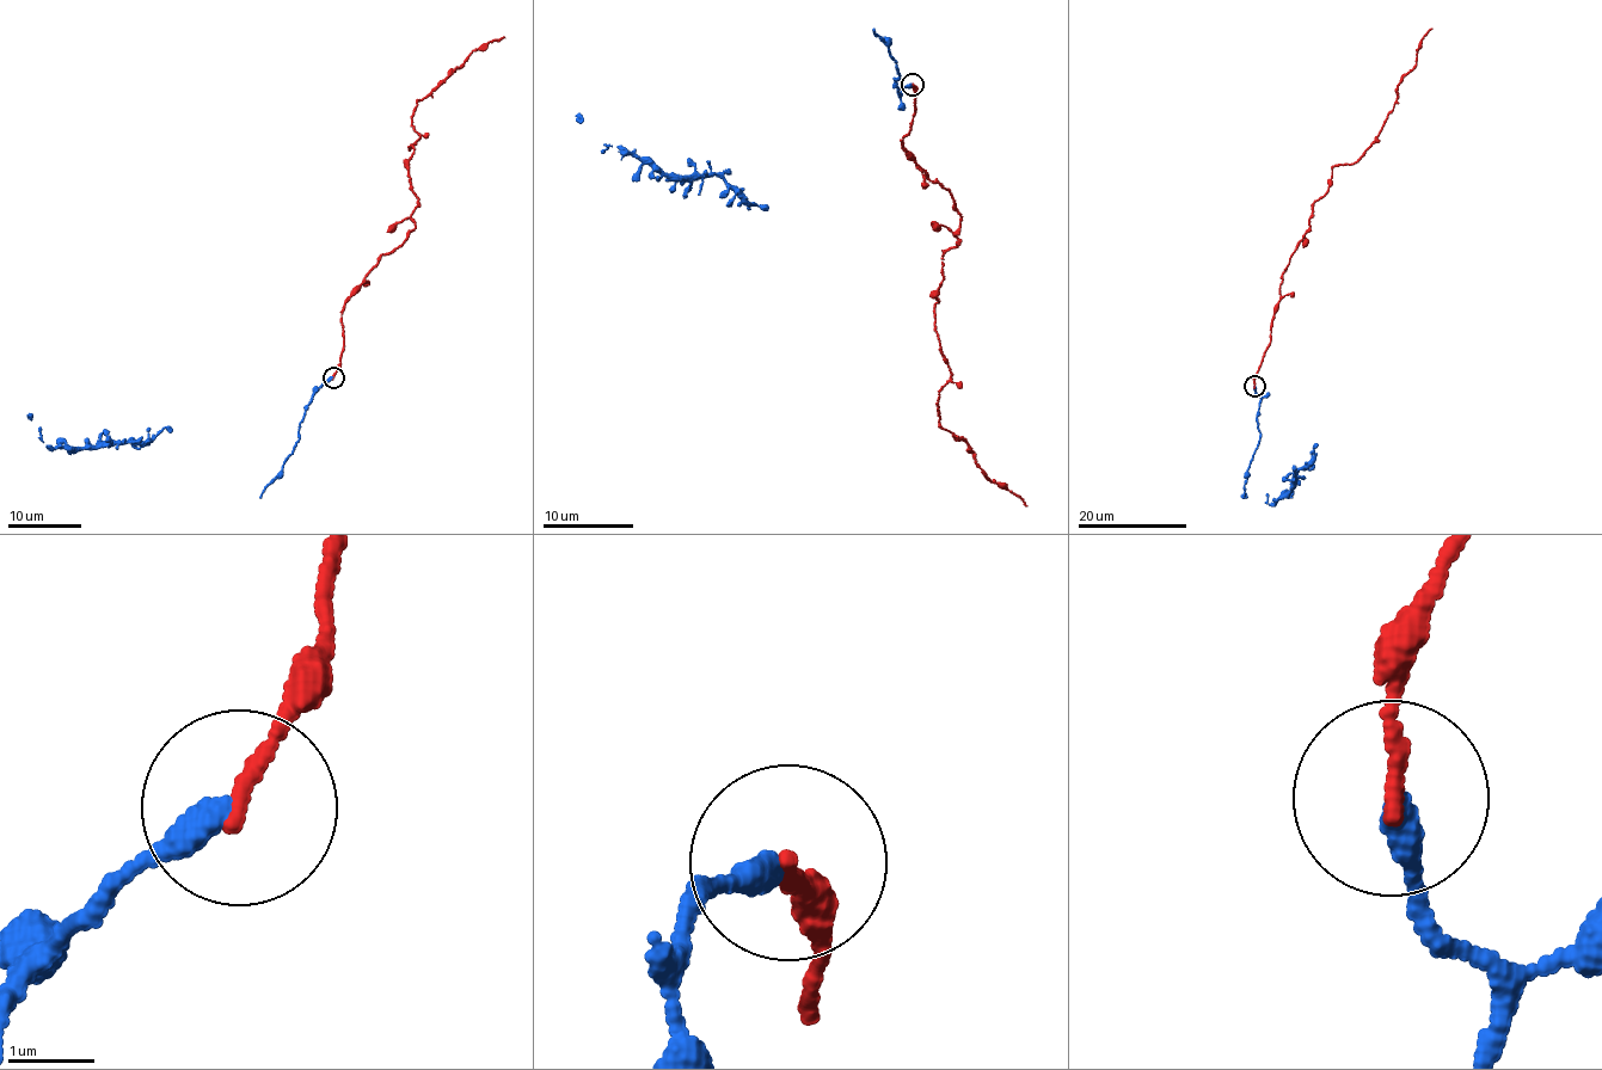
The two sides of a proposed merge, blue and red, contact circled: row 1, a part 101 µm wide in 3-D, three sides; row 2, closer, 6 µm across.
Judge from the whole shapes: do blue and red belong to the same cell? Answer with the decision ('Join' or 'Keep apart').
Join

